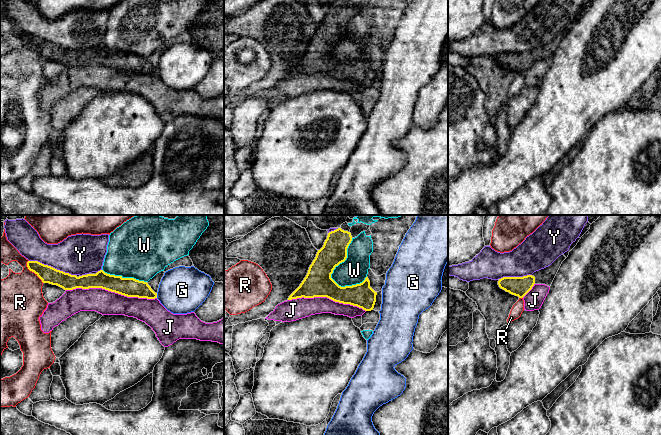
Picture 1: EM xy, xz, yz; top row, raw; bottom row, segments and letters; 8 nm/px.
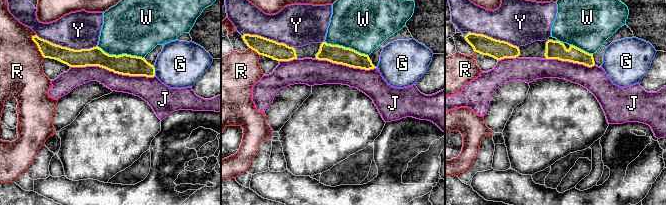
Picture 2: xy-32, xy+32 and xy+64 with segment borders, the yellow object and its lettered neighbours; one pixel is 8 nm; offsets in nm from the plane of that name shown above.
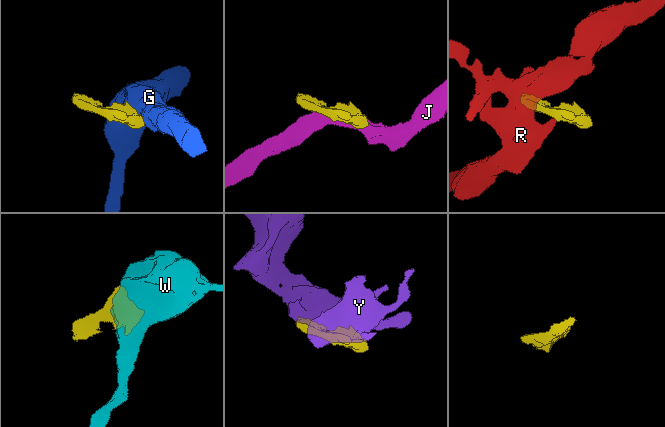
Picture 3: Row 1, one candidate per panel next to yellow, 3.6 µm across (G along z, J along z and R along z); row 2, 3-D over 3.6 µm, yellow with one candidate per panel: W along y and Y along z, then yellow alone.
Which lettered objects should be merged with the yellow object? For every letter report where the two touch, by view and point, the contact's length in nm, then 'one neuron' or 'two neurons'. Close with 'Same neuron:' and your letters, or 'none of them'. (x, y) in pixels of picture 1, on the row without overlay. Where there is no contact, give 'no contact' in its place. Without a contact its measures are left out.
G: meets yellow in xy at (156, 71); contact 40 nm long; two neurons
J: meets yellow in xy at (111, 67); contact 750 nm long; two neurons
R: meets yellow in xy at (32, 47); contact 220 nm long; two neurons
W: meets yellow in xz at (340, 38); contact 400 nm long; two neurons
Y: meets yellow in xy at (52, 43); contact 400 nm long; two neurons
Same neuron: none of them

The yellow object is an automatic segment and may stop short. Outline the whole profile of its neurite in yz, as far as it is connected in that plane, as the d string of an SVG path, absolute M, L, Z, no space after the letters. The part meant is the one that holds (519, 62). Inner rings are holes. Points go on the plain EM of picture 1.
M561 31L550 42L536 47L532 51L523 53L503 53L499 55L498 61L506 68L523 74L535 60L545 60L550 63L565 35L566 33Z

